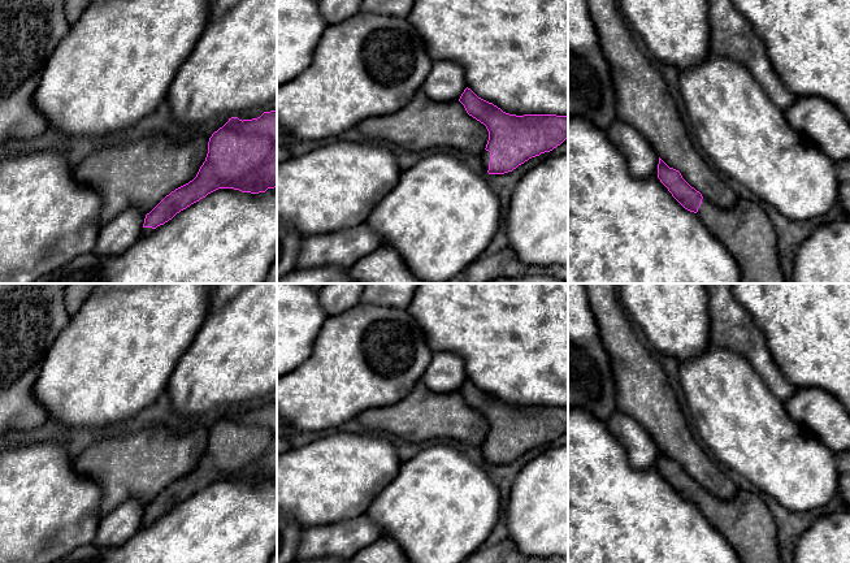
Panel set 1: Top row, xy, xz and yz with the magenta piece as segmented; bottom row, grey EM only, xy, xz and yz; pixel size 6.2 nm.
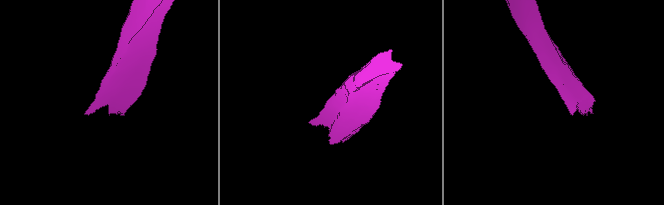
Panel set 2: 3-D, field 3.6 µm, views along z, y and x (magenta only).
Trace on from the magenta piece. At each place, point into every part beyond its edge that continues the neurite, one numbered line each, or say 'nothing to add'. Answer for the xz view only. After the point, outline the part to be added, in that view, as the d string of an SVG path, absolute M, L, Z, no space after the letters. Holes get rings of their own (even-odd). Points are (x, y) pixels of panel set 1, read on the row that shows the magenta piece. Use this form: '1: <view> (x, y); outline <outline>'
1: xz (485, 156); outline M485 150L485 151L481 153L481 160L482 160L483 172L485 172L486 174L489 174L487 170L489 170L489 163L490 163L490 152Z

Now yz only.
1: yz (746, 232); outline M738 196L737 203L725 209L703 198L697 215L734 259L740 272L740 283L786 283L781 268L776 230L758 202Z

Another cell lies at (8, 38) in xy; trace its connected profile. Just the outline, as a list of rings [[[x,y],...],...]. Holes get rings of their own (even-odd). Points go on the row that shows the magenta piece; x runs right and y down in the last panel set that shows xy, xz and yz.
[[[0,0],[0,146],[12,139],[39,137],[48,127],[47,118],[34,105],[35,91],[49,56],[70,27],[65,0]]]

